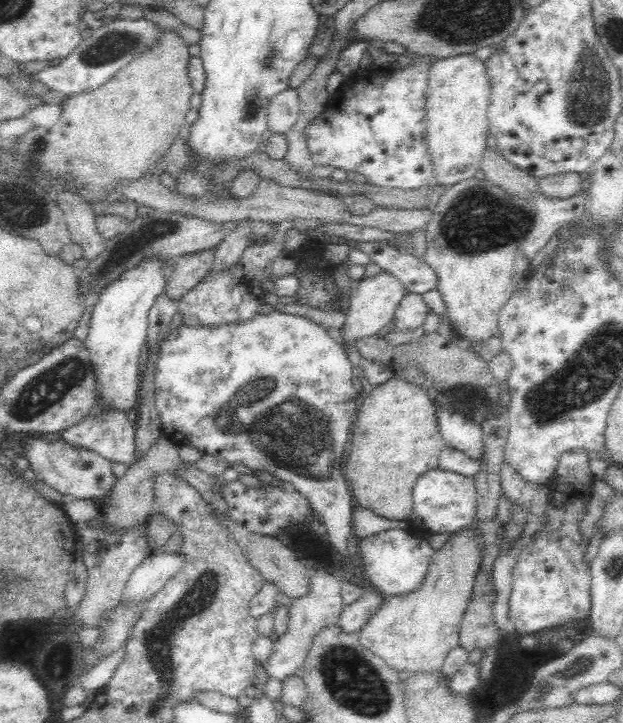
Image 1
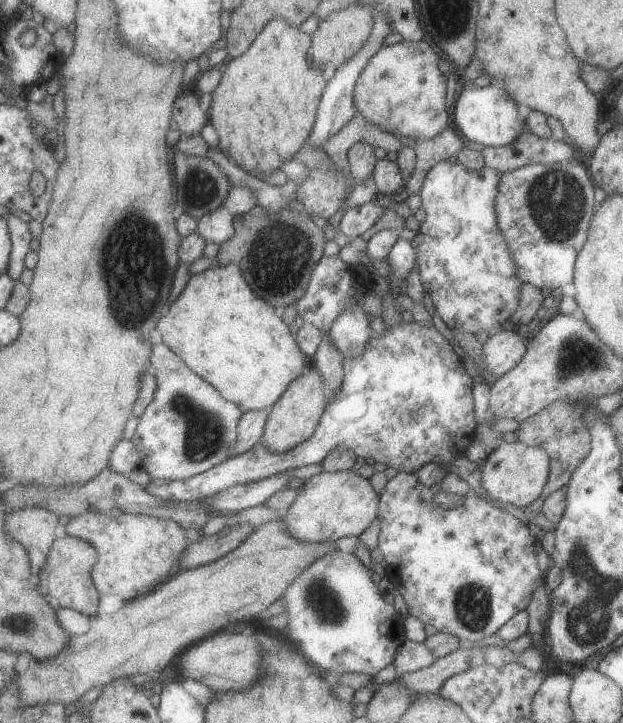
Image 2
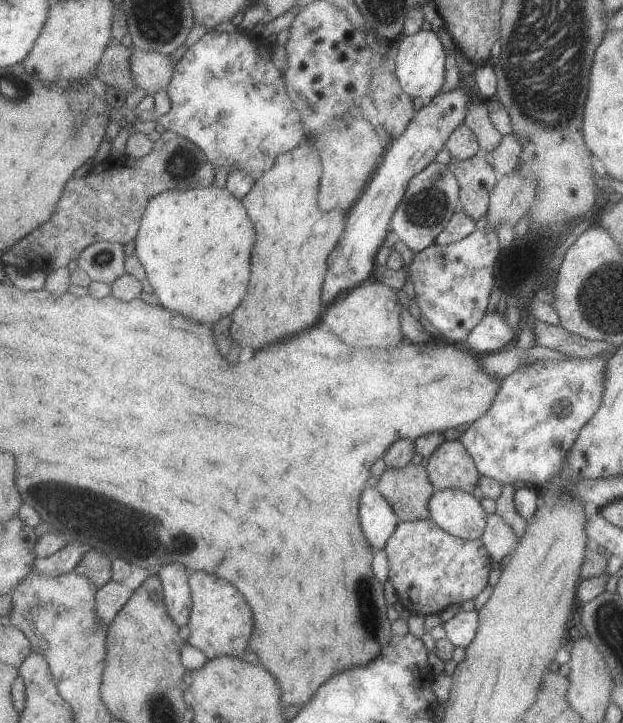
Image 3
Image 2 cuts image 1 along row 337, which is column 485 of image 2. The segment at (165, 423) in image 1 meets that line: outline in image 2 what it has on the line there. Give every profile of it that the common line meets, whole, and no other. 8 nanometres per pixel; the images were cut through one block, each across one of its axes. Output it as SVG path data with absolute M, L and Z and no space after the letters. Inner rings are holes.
M455 159L443 160L429 170L420 192L427 220L421 223L418 231L414 231L413 242L425 290L447 327L469 332L475 338L478 332L492 334L499 331L501 324L511 318L520 303L521 280L517 277L513 258L509 256L505 236L501 236L501 230L497 228L497 186L500 182L501 174L487 166L470 170Z

